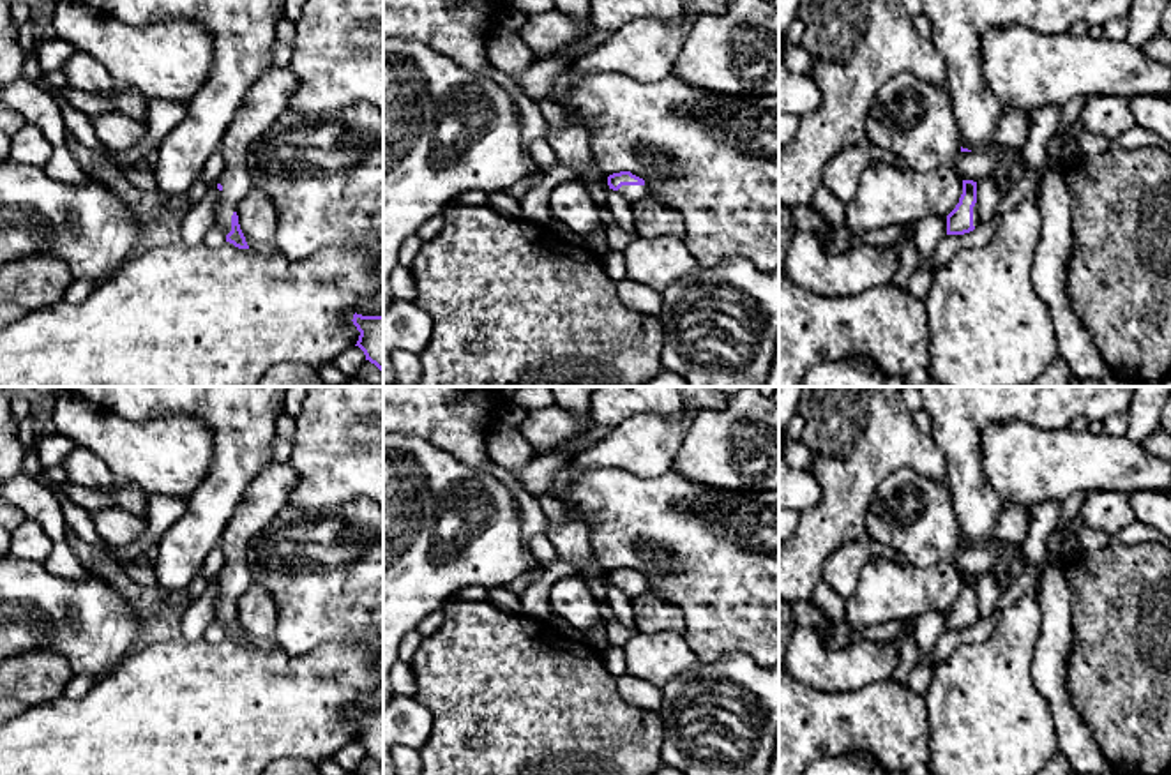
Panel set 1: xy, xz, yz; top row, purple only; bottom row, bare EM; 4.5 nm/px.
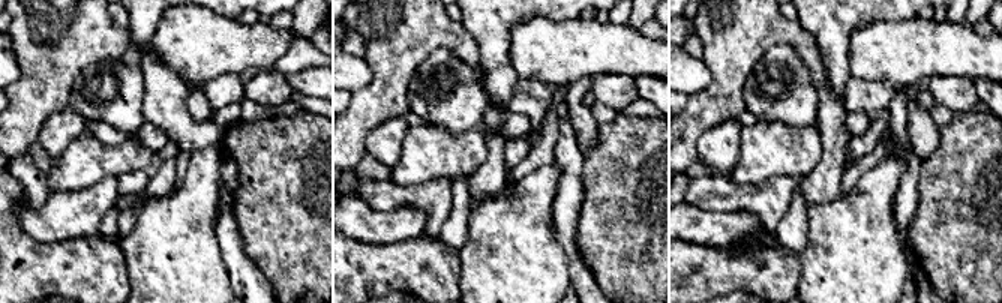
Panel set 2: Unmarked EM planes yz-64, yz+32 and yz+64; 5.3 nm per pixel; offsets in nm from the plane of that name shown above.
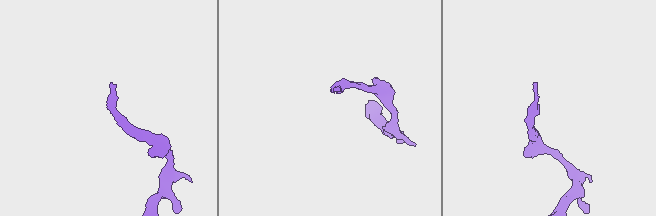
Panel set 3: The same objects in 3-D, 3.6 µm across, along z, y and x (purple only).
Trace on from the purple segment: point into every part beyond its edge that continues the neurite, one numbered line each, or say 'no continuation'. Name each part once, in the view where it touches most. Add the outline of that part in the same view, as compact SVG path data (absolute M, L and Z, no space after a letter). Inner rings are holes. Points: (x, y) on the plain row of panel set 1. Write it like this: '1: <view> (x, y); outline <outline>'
1: xz (631, 588); outline M622 581L618 588L627 595L627 597L636 597L641 595L648 590L648 583L645 581Z

